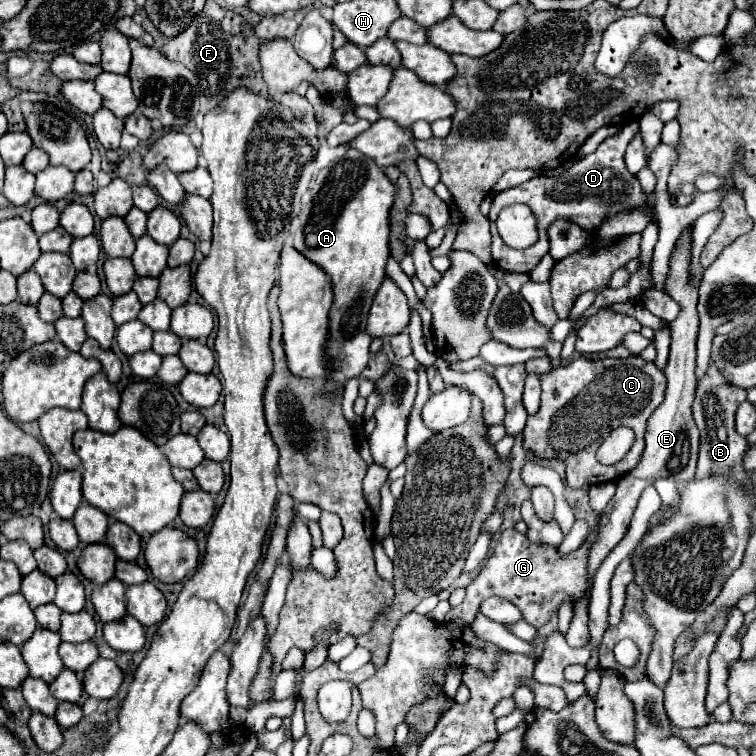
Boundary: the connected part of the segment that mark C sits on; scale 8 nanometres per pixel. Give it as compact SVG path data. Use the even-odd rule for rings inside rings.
M640 356L628 358L576 358L560 368L540 376L542 402L540 410L526 420L524 446L536 452L544 460L566 462L566 484L570 488L582 488L584 480L590 484L614 482L622 474L636 468L644 454L644 430L646 420L660 406L666 392L666 376L654 362L646 362ZM620 426L628 426L636 434L636 442L630 452L614 466L604 466L596 460L596 450L602 440Z

